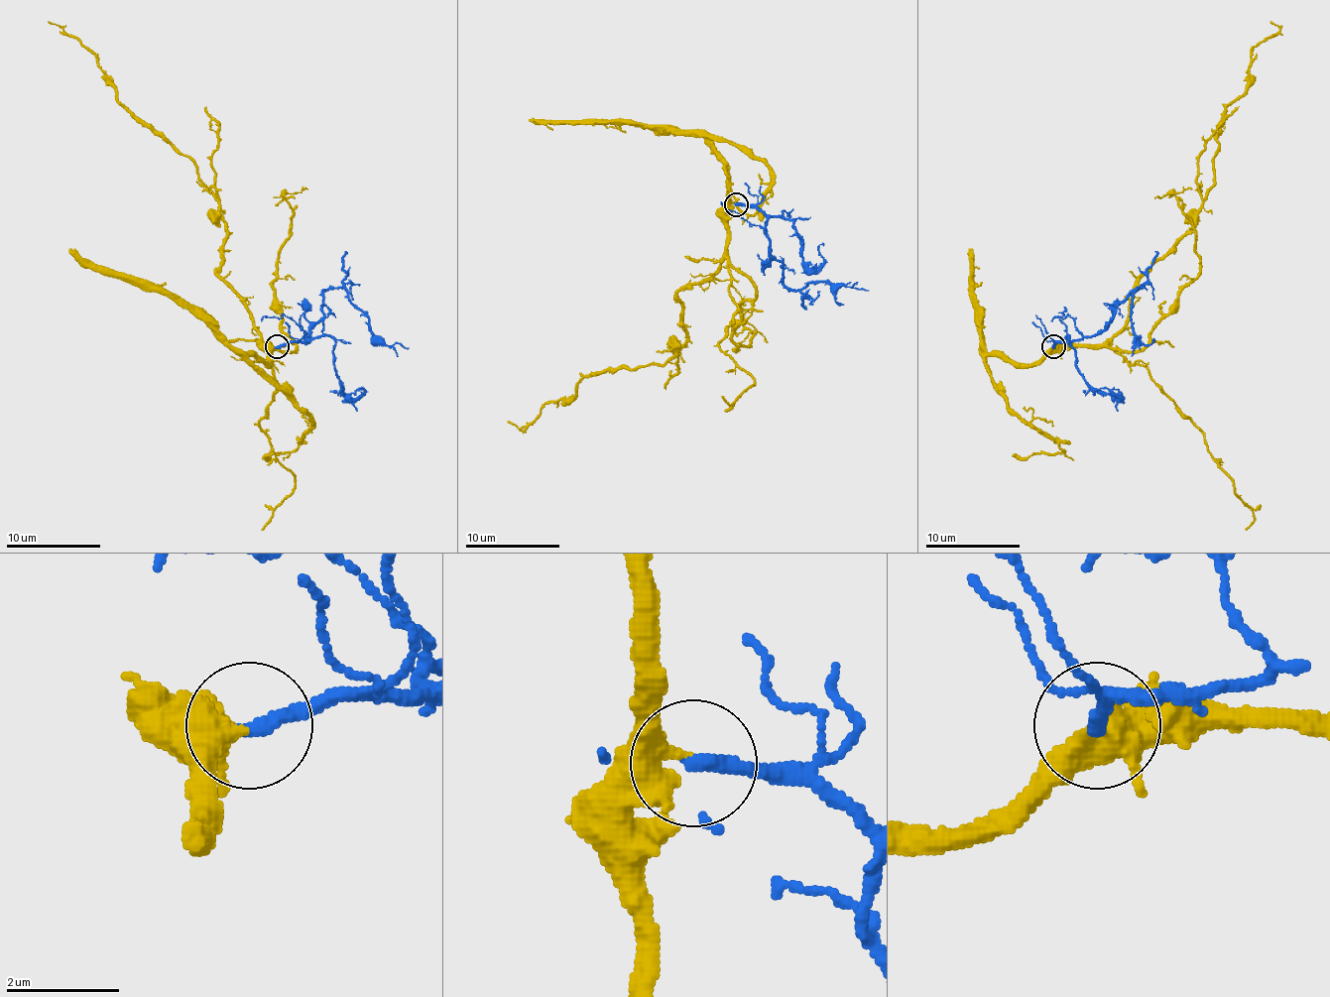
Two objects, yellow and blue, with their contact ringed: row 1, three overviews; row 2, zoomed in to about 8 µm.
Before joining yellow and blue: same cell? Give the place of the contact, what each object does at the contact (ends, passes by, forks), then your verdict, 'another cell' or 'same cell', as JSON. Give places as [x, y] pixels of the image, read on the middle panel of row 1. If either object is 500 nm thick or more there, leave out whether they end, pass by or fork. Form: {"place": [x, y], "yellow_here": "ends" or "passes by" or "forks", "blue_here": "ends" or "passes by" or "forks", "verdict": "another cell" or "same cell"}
{"place": [736, 204], "yellow_here": "passes by", "blue_here": "ends", "verdict": "same cell"}

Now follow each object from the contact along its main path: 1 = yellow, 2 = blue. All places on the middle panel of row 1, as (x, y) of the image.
1: (734, 202), (727, 256), (677, 292), (680, 351), (662, 365), (590, 372), (571, 398), (520, 429), (508, 422)
2: (737, 204), (756, 207), (768, 218), (770, 252), (784, 264), (782, 280), (793, 290), (809, 283), (869, 290)

